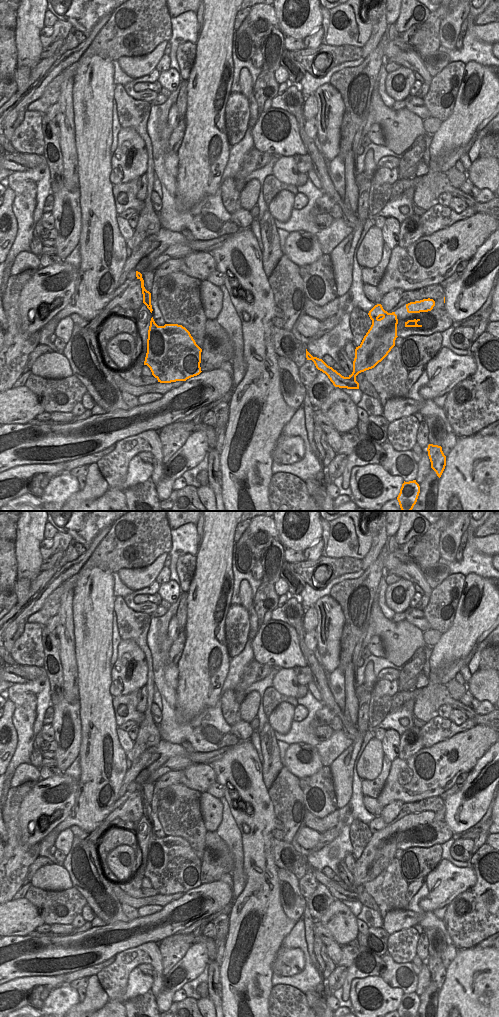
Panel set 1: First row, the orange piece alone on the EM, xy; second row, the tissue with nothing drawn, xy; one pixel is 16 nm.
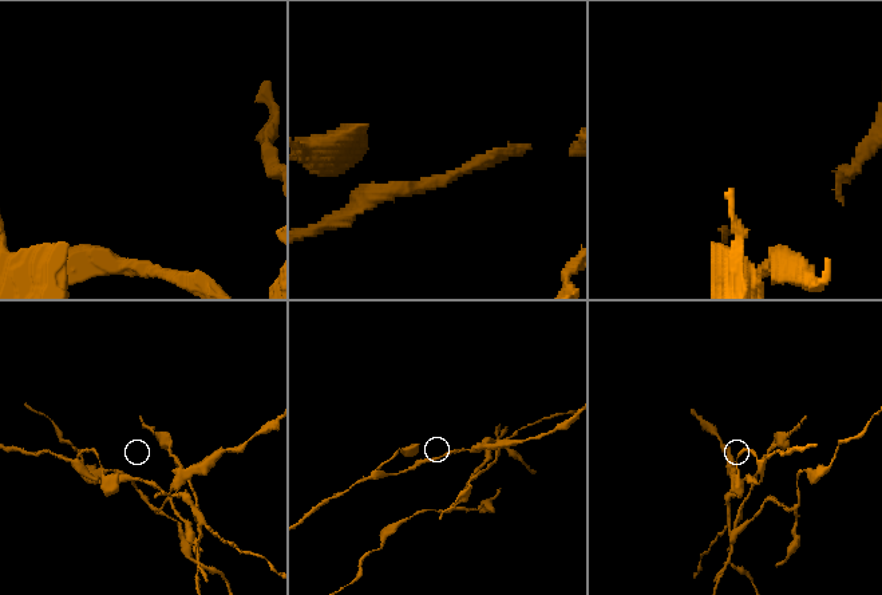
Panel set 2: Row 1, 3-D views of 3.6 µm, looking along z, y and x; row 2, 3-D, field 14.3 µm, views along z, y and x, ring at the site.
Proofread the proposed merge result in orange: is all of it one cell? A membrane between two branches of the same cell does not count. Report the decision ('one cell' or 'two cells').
two cells

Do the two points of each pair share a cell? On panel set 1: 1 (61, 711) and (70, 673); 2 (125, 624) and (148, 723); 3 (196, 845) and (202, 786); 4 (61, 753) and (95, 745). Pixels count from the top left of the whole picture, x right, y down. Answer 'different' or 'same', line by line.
1: different
2: same
3: different
4: different

